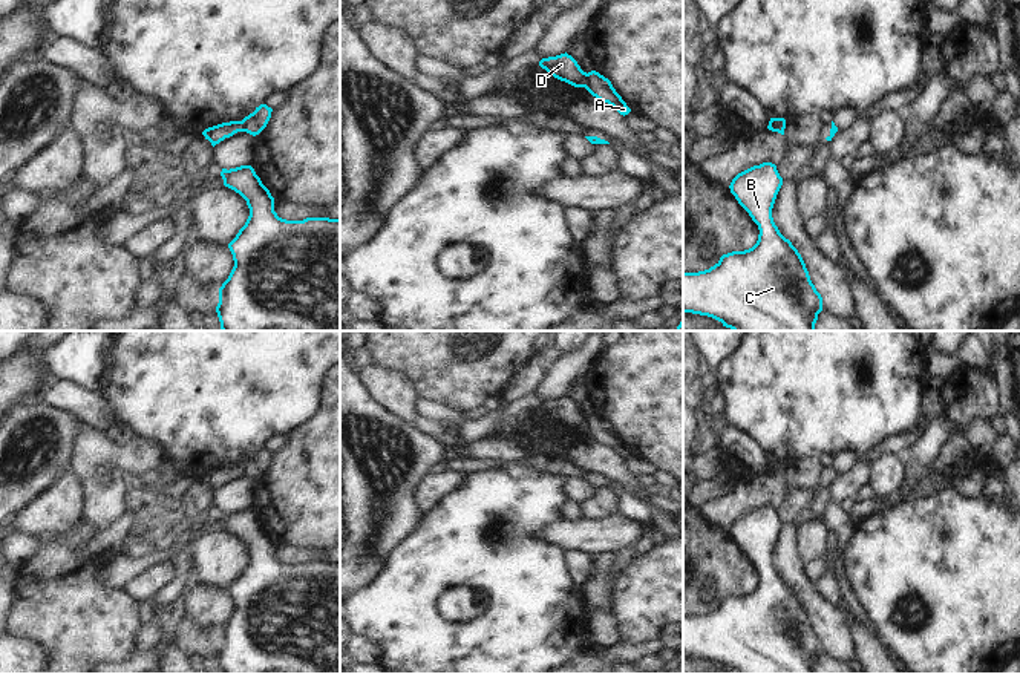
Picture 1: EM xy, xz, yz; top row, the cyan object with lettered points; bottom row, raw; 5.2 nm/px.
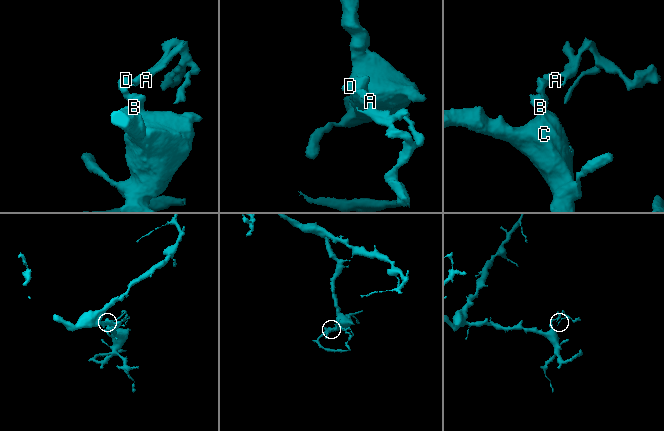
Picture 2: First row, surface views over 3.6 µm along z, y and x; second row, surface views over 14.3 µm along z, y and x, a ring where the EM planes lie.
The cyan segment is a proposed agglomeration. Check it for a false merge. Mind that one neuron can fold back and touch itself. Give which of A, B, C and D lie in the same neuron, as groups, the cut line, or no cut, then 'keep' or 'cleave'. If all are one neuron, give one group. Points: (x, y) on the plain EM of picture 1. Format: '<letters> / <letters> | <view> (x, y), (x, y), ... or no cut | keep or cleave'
A / B C D | xz (587, 417), (582, 429) | cleave

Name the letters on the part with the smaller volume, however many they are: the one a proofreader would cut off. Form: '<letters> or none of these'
A

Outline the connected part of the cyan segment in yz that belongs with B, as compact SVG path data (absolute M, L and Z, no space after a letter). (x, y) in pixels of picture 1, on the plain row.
M772 506L754 509L732 522L731 536L758 568L758 584L749 593L723 597L709 613L683 616L683 656L712 660L732 674L816 674L815 666L822 654L822 640L812 627L801 597L780 576L772 561L772 551L781 528L783 521Z

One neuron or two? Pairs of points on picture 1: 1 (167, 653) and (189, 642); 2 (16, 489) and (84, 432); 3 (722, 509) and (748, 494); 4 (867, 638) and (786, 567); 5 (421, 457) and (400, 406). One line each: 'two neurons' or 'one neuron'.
1: two neurons
2: two neurons
3: one neuron
4: two neurons
5: two neurons

